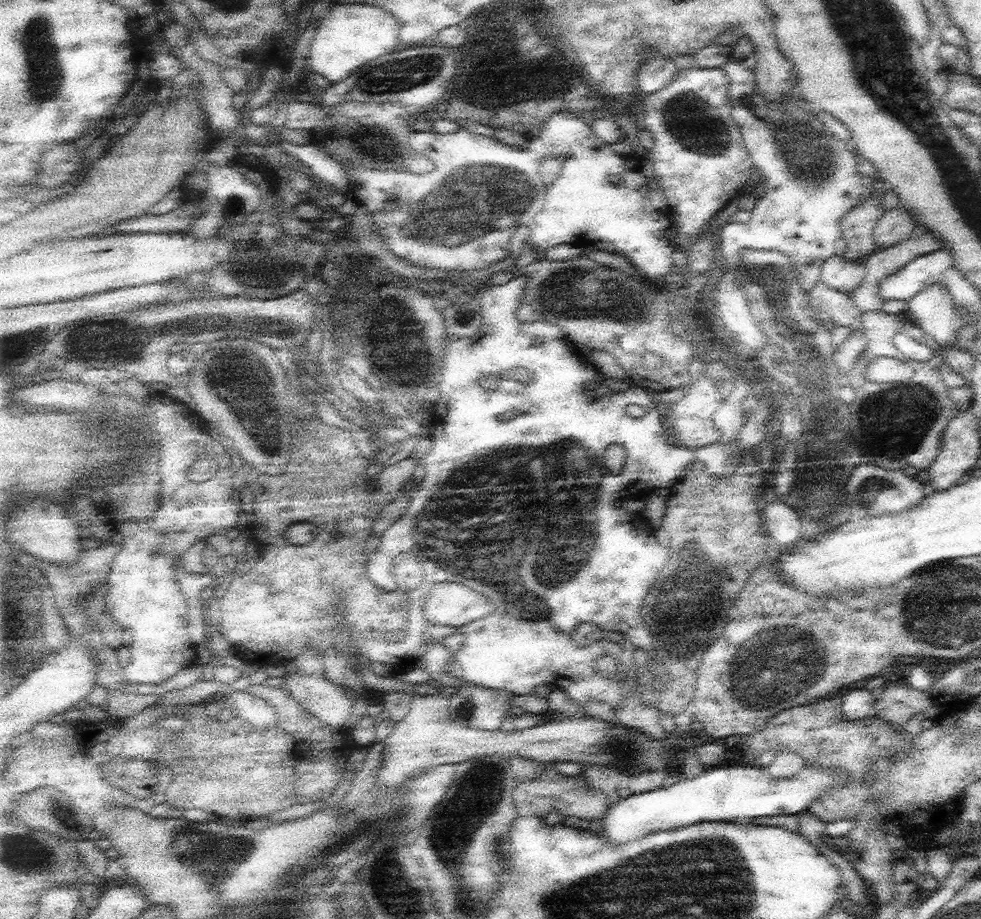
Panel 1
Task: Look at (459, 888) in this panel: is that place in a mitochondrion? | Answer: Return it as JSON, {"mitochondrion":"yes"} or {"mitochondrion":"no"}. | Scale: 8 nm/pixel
{"mitochondrion":"no"}

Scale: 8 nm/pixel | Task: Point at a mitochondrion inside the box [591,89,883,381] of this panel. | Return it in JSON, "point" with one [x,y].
{"point":[810,159]}

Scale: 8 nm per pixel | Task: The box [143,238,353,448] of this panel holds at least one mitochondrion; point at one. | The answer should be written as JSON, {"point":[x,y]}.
{"point":[253,271]}

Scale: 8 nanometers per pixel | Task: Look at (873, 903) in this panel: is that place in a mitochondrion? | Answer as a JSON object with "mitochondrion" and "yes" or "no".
{"mitochondrion":"no"}

